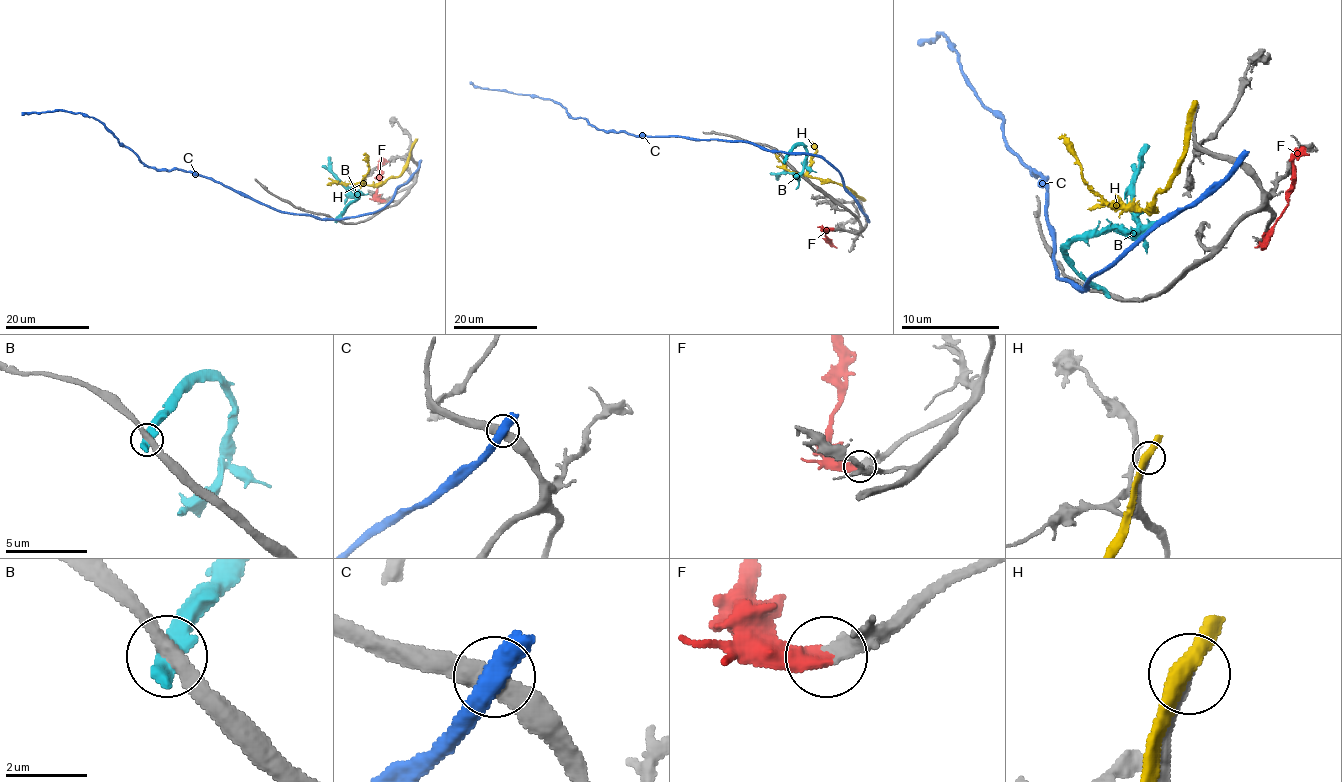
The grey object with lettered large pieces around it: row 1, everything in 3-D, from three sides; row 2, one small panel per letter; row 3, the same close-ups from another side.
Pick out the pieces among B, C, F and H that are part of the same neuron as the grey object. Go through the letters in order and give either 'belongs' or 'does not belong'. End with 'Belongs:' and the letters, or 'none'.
B: does not belong
C: does not belong
F: belongs
H: does not belong
Belongs: F

